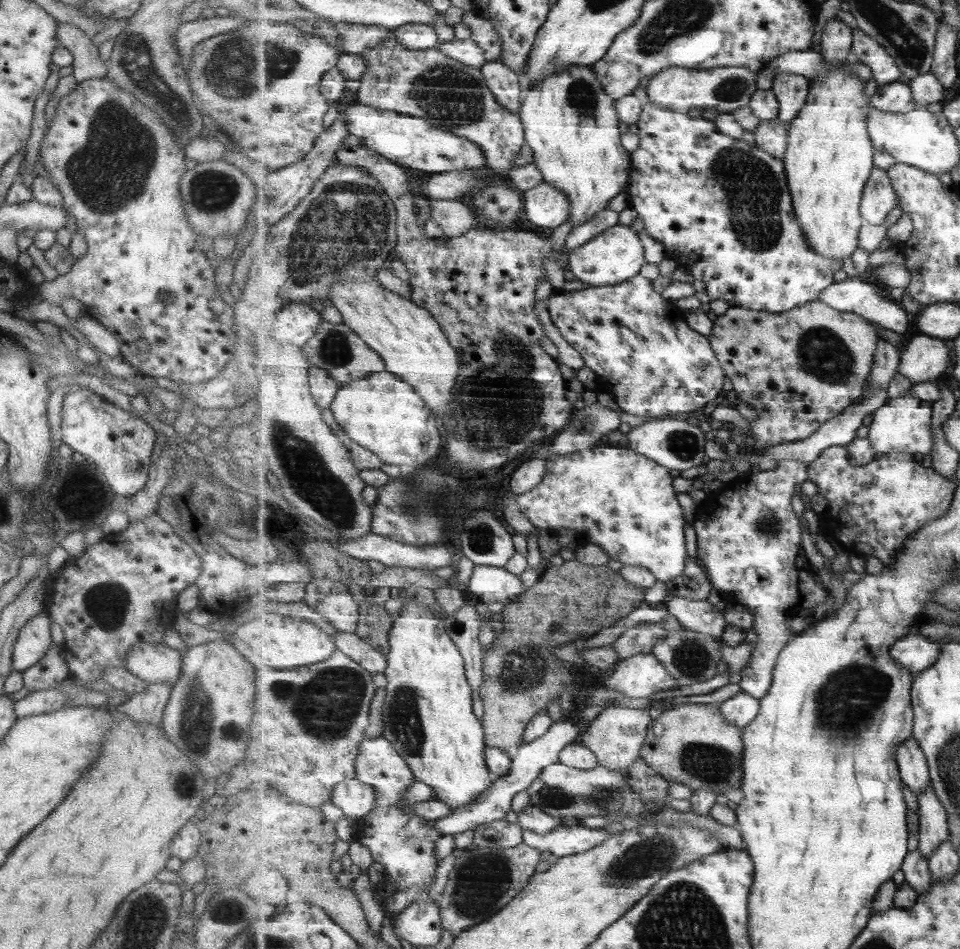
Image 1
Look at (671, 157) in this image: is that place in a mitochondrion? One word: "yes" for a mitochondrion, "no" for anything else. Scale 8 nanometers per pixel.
no

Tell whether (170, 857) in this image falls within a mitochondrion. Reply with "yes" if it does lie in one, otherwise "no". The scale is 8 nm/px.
no

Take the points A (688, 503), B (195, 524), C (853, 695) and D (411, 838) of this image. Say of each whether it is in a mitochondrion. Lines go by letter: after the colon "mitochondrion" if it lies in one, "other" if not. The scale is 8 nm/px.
A: other
B: other
C: mitochondrion
D: mitochondrion

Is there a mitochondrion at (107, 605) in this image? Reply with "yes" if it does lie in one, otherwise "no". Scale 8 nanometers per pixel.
yes

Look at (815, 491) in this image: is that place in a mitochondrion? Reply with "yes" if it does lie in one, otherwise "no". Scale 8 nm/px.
no

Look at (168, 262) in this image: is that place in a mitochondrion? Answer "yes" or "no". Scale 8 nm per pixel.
no

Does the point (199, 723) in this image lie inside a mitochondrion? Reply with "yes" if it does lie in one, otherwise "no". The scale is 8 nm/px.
yes

